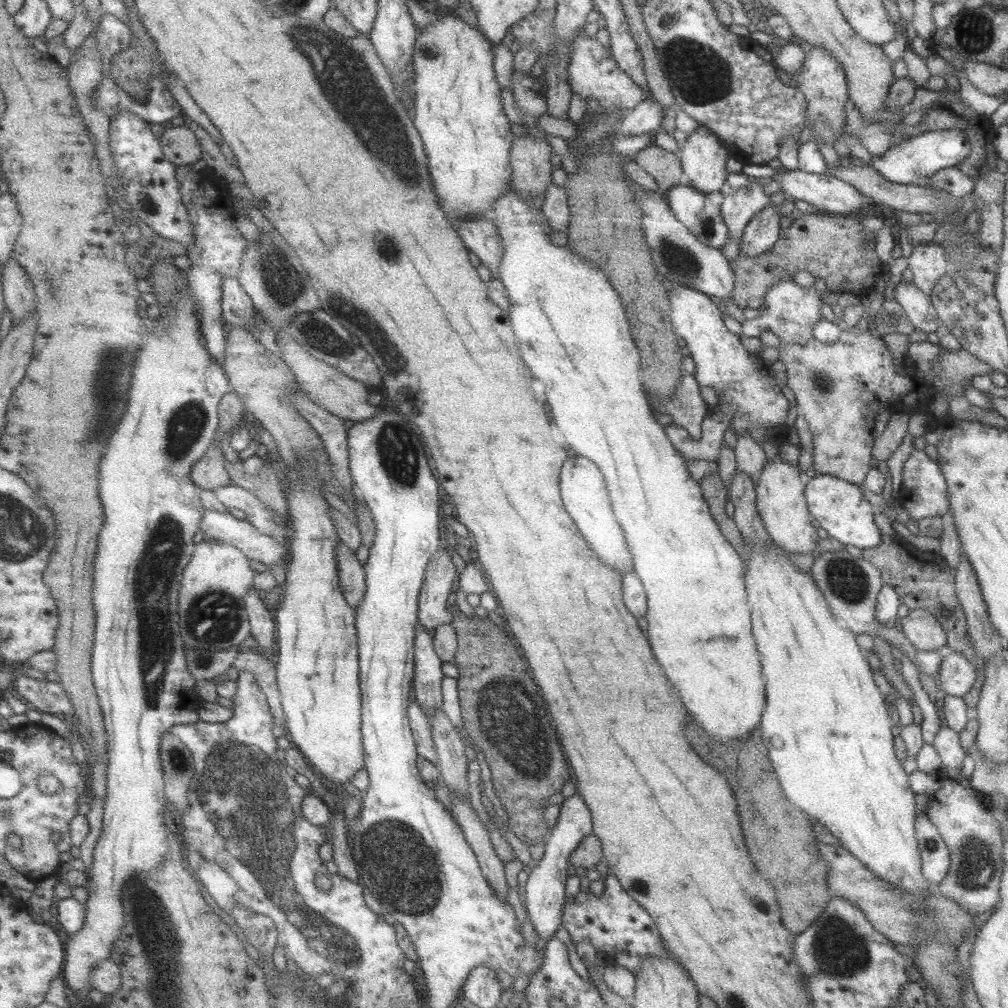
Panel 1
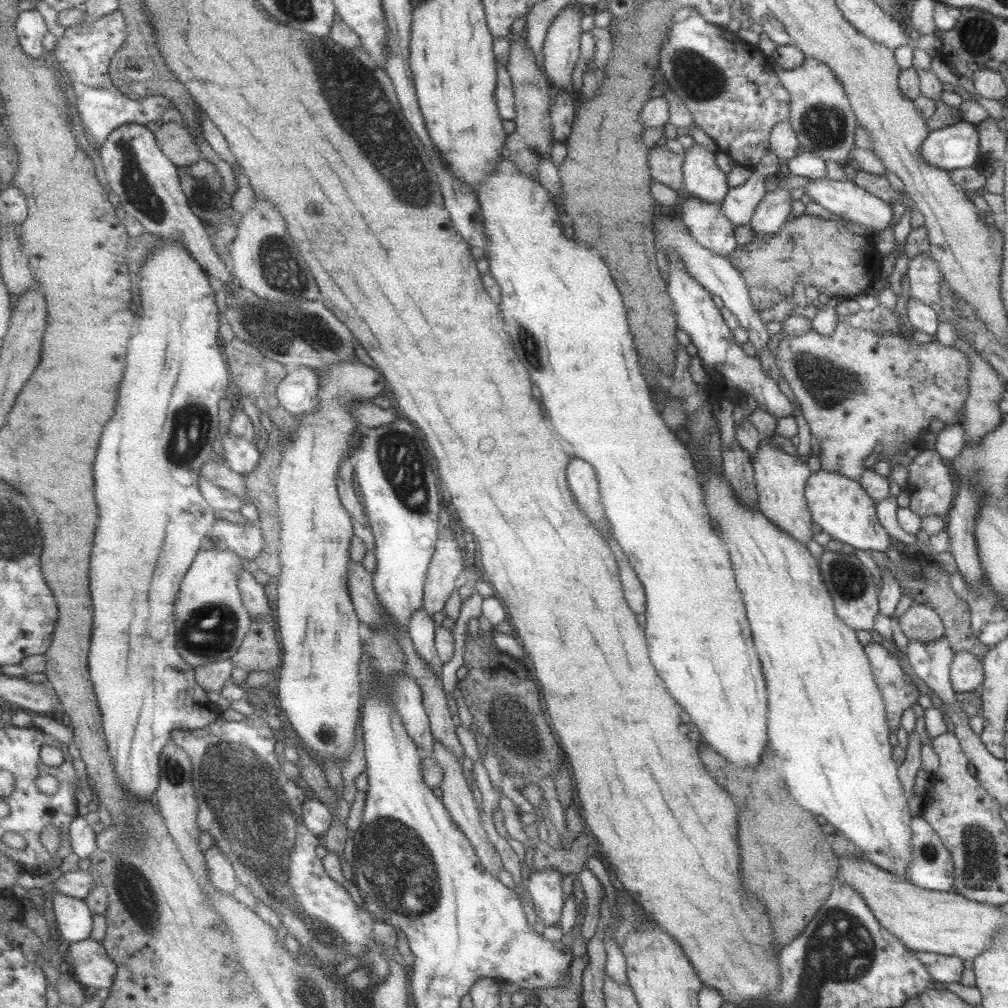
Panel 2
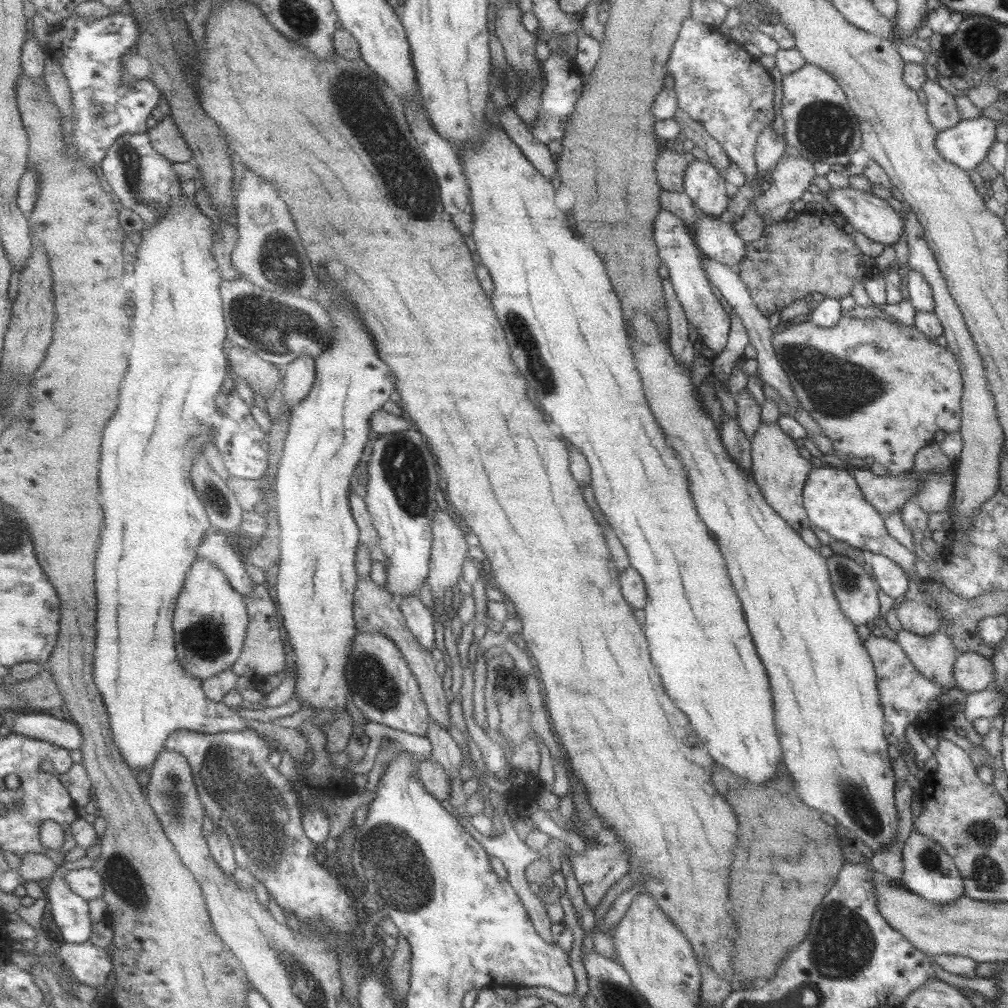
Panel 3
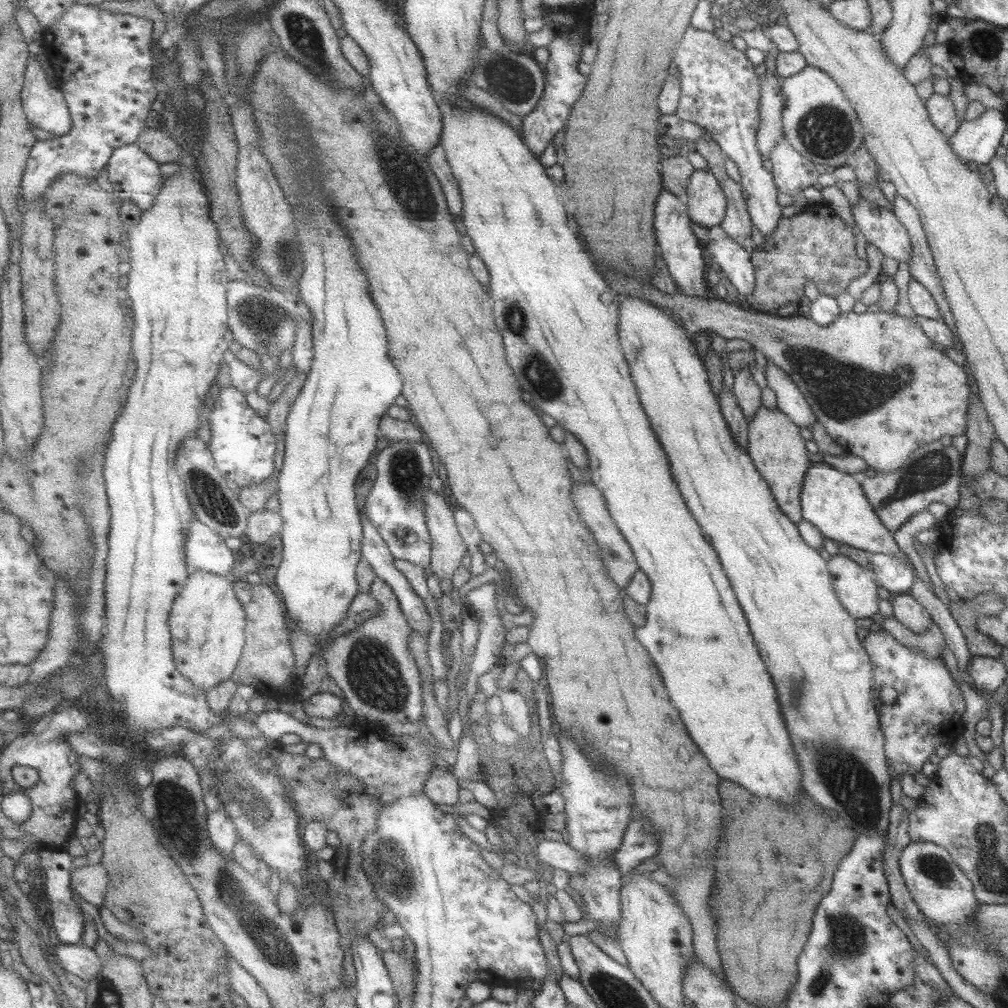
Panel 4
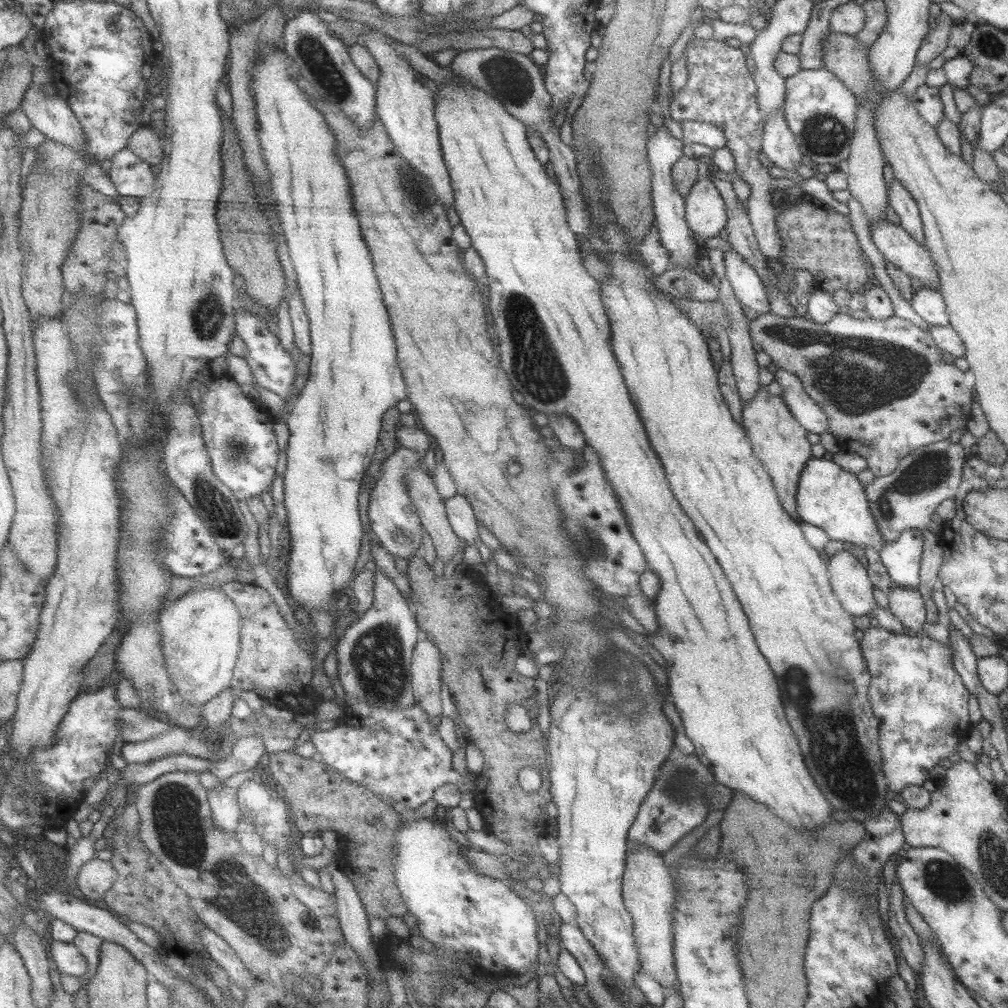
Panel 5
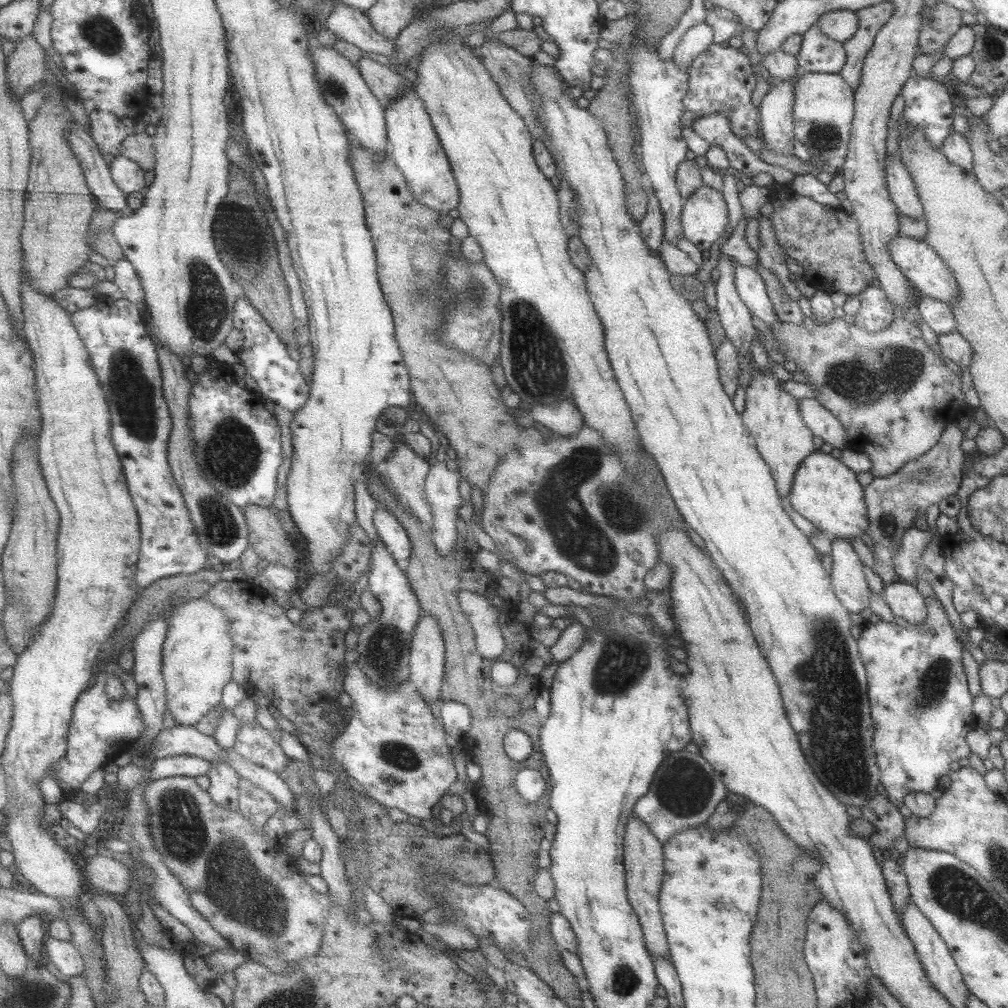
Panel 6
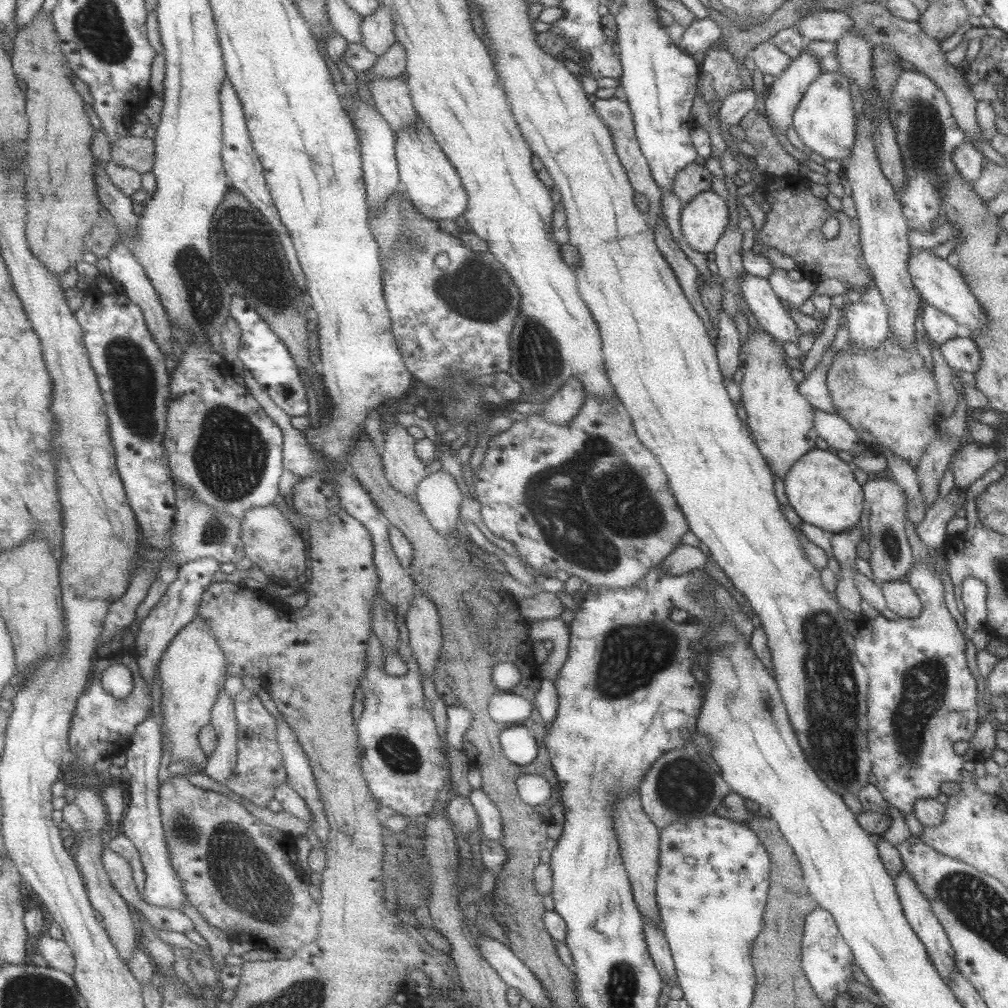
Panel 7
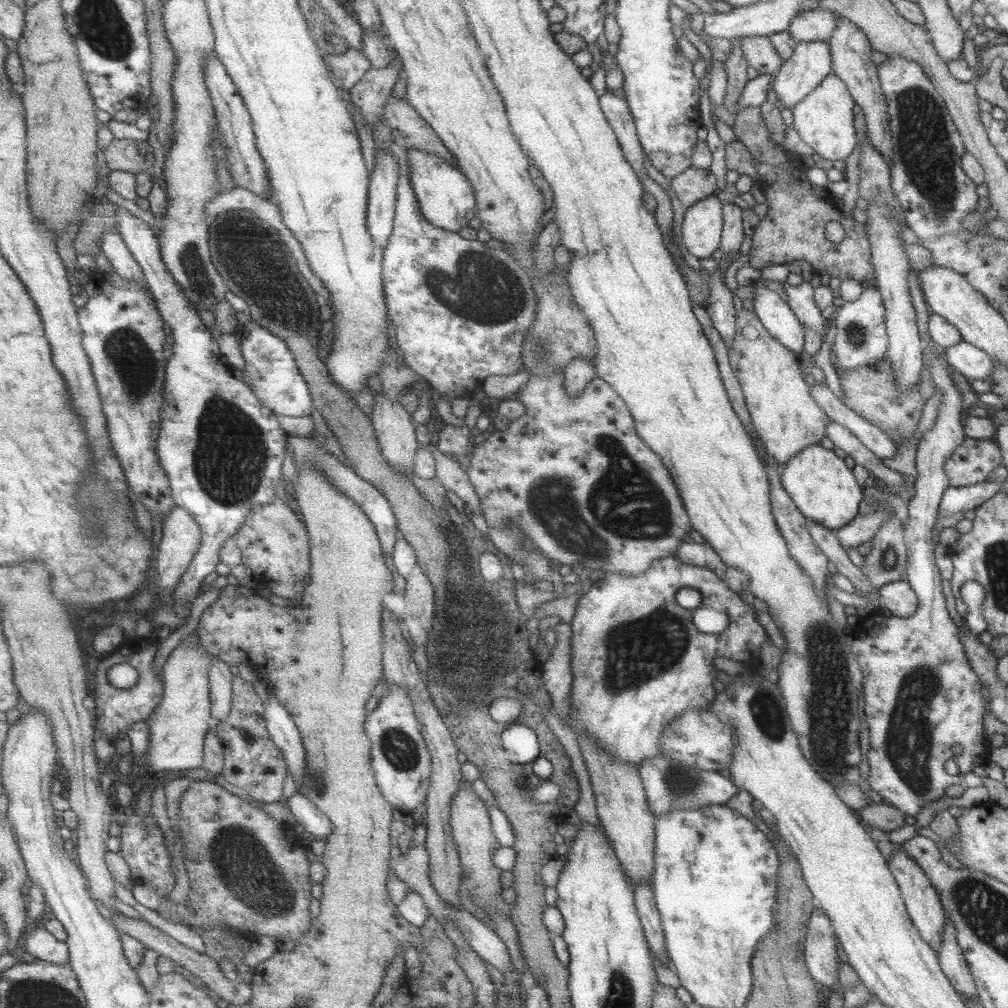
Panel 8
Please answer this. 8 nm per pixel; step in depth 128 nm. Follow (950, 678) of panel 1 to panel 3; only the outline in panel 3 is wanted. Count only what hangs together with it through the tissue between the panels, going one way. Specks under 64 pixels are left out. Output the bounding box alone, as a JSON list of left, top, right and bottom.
[952,652,994,692]

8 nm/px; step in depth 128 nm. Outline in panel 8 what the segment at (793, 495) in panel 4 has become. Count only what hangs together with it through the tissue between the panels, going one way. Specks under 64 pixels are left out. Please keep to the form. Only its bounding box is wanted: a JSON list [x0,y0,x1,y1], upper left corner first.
[728,308,829,466]

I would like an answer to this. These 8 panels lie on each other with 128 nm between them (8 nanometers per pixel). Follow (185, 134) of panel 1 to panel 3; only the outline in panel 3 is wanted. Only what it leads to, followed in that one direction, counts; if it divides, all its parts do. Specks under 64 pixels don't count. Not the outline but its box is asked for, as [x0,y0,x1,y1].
[148,116,194,163]

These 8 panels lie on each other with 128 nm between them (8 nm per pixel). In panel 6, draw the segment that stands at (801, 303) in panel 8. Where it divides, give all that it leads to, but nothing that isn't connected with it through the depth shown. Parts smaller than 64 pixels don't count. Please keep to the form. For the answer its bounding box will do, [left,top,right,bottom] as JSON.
[757,215,801,301]

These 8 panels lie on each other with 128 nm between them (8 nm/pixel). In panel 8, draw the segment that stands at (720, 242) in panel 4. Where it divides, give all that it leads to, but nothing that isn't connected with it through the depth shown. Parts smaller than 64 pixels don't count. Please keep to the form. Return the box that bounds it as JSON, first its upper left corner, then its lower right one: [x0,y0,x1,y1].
[750,282,805,354]

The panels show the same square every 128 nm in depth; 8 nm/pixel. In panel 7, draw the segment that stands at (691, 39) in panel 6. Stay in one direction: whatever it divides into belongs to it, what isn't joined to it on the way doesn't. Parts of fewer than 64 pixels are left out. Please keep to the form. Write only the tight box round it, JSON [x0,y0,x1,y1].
[677,17,721,56]

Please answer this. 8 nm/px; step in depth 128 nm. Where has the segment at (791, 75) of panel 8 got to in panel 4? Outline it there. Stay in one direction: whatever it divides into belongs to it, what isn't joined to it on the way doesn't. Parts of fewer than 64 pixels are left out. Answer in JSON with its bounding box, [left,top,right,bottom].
[770,138,818,196]

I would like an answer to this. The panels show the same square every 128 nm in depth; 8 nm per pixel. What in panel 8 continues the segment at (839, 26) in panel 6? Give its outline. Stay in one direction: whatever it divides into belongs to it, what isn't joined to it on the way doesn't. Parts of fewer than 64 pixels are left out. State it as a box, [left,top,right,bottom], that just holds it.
[786,8,837,43]

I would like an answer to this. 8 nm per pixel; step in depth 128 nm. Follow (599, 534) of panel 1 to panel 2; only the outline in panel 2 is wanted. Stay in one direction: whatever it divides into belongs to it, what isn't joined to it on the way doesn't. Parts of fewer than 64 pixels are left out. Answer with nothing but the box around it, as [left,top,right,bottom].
[568,455,612,537]

